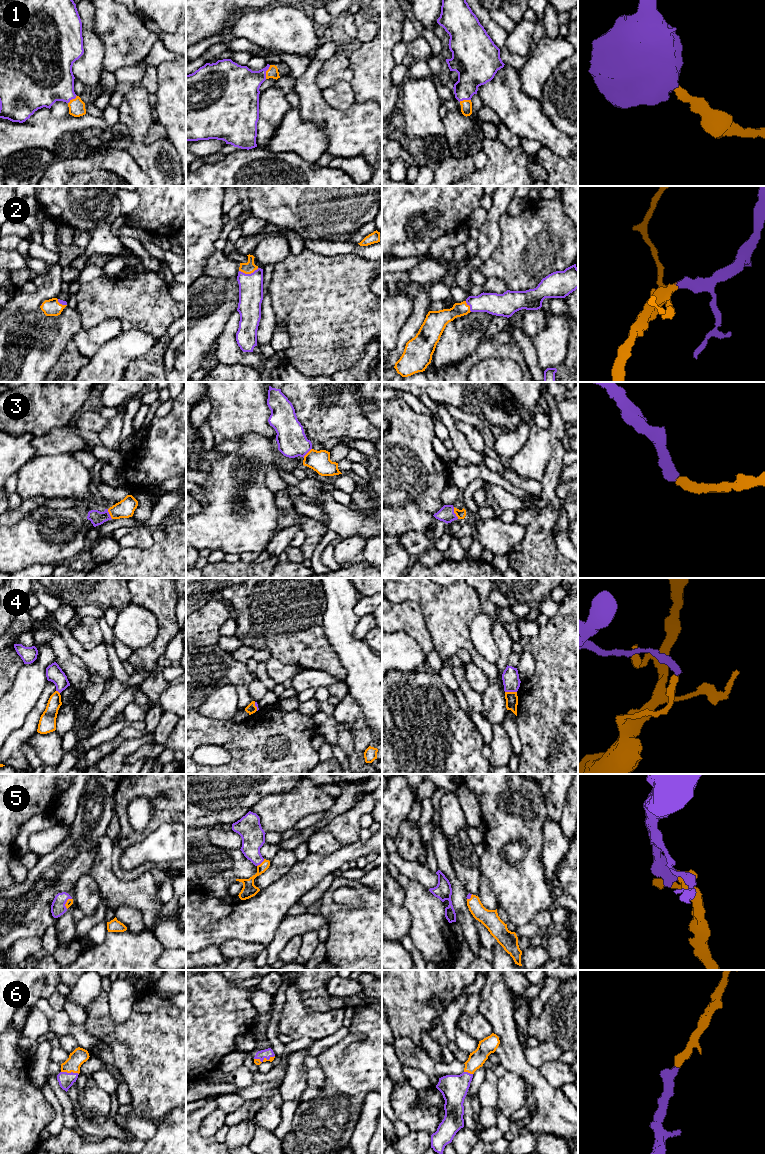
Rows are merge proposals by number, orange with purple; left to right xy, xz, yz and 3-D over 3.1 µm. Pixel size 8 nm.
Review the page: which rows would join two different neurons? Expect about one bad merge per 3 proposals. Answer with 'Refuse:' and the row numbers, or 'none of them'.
Refuse: 4

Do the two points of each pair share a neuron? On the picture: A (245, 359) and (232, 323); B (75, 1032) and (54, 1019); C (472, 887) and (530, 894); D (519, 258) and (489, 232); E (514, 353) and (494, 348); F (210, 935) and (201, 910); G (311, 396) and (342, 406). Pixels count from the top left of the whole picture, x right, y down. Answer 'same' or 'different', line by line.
A: same
B: same
C: different
D: different
E: same
F: same
G: same

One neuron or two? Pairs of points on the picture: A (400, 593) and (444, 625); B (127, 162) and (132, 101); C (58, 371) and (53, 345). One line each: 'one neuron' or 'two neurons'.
A: one neuron
B: two neurons
C: two neurons

